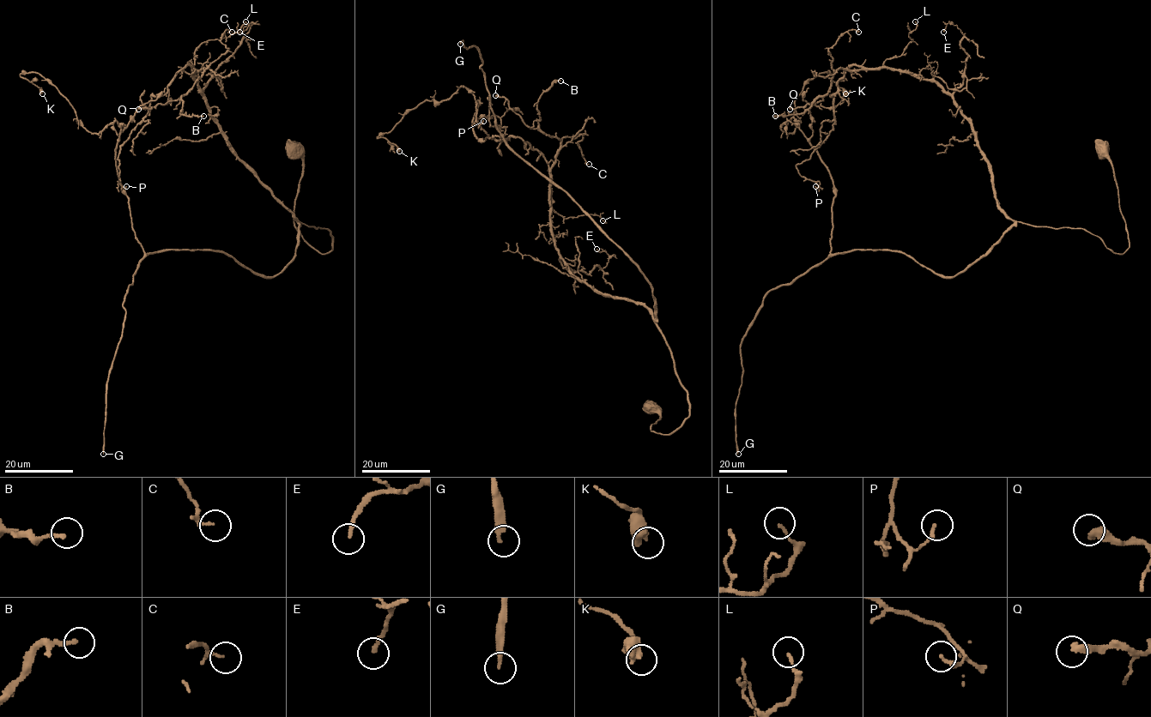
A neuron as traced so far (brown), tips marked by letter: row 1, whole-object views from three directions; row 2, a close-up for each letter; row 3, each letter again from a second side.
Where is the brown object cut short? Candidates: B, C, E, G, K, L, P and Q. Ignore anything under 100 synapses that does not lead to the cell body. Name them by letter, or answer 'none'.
G

